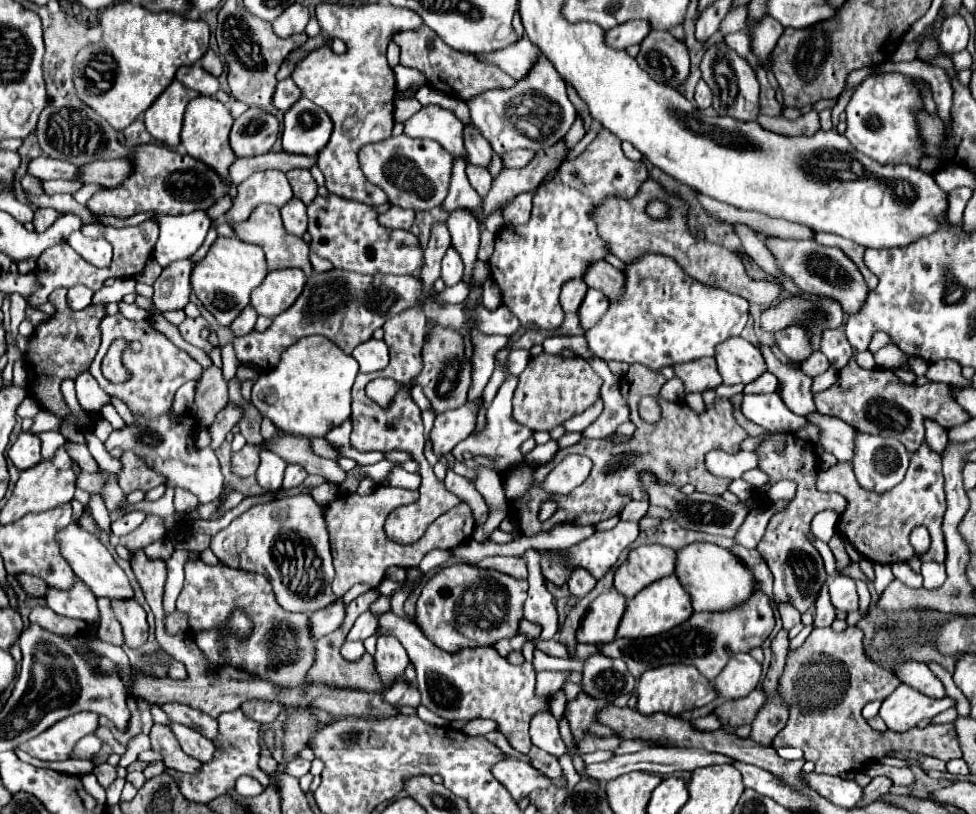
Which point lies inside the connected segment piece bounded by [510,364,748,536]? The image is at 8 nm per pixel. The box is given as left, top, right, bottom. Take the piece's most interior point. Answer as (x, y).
(673, 450)

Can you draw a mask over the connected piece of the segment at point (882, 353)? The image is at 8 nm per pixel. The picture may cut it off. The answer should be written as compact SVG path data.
M884 346L878 352L874 352L874 360L880 368L888 368L888 370L896 370L900 364L908 362L908 356L902 354L902 350L898 350L896 346Z

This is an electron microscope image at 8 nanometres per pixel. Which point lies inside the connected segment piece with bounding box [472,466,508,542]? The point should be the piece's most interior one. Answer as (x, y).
(488, 484)

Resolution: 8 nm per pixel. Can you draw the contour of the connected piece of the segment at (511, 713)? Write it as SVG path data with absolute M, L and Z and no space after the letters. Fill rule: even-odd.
M386 612L382 616L382 630L378 630L378 634L392 634L402 642L410 662L416 668L416 686L422 694L422 704L428 710L448 722L490 718L498 724L496 730L506 736L508 744L514 750L518 750L520 754L530 752L528 724L534 714L550 710L548 700L538 696L534 690L536 670L532 664L512 666L496 652L496 648L462 650L458 654L444 652L434 646L434 642L430 642L422 632L418 632L418 626L414 622L392 612Z

